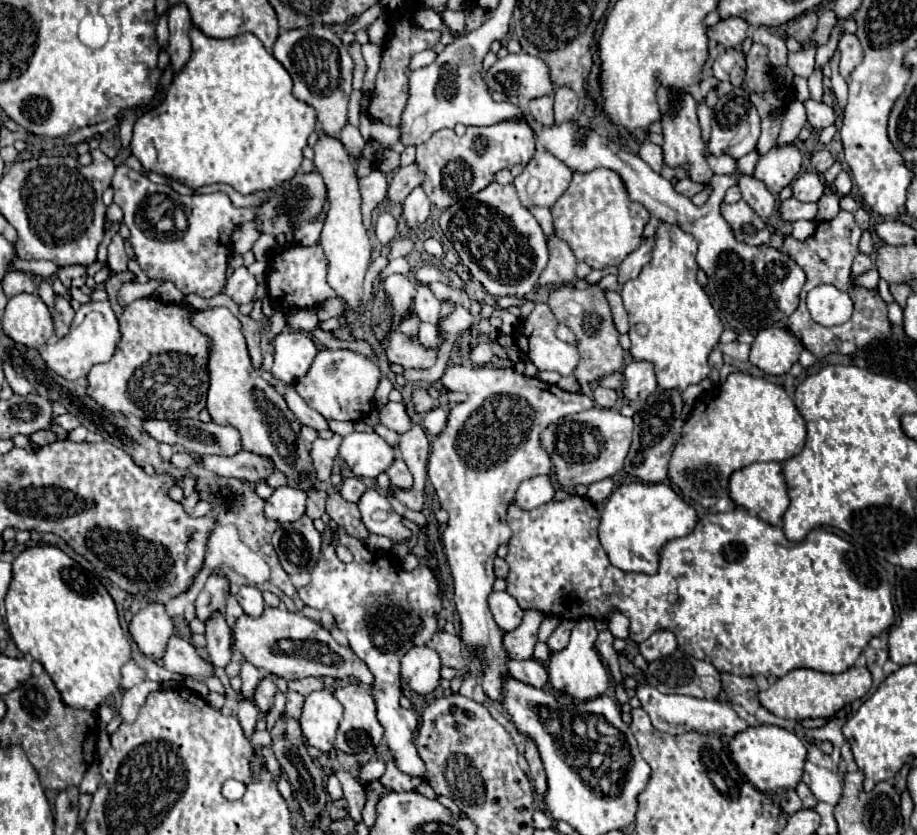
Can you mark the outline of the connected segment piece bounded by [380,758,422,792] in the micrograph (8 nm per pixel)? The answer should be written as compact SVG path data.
M392 758L386 760L386 772L382 774L380 782L394 792L416 790L416 786L422 784L422 780L418 776L404 776L404 772L400 772L400 768L396 768L396 762Z

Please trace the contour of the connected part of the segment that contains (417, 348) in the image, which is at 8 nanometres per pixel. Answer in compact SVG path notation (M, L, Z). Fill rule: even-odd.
M392 330L392 332L388 332L386 356L388 356L388 362L400 364L404 368L428 370L434 366L434 362L438 358L438 348L424 348L420 344L418 334L406 336L404 332Z

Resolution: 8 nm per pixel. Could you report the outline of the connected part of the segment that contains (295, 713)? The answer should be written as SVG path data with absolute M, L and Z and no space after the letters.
M288 692L288 702L286 702L286 716L298 720L302 714L302 704L304 704L304 696L300 696L298 692Z

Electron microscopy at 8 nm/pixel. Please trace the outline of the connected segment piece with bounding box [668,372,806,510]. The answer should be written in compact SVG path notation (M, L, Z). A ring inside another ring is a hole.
M734 372L714 392L710 400L696 404L690 418L684 422L682 436L668 464L668 480L688 504L710 510L716 506L720 498L728 498L728 480L732 472L746 468L748 464L754 464L754 462L784 462L800 454L804 444L806 444L804 418L800 416L792 398L784 392L784 388L764 378L754 378L750 374Z

